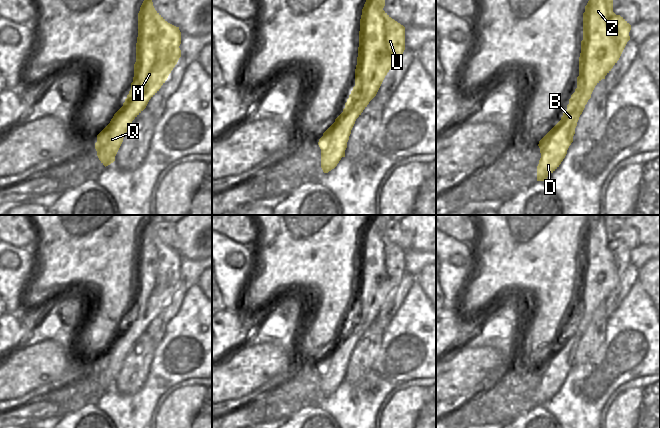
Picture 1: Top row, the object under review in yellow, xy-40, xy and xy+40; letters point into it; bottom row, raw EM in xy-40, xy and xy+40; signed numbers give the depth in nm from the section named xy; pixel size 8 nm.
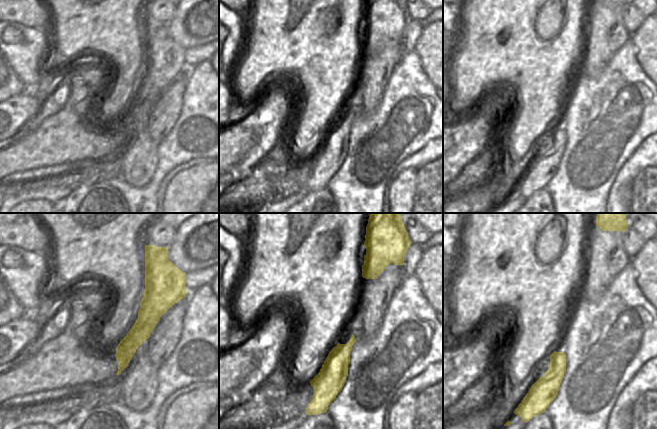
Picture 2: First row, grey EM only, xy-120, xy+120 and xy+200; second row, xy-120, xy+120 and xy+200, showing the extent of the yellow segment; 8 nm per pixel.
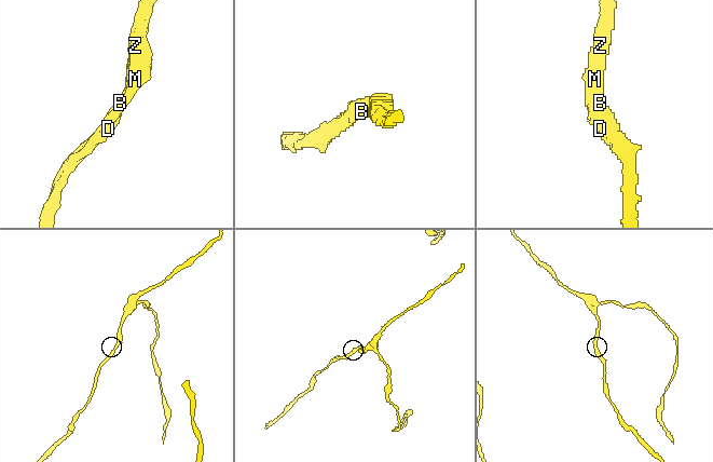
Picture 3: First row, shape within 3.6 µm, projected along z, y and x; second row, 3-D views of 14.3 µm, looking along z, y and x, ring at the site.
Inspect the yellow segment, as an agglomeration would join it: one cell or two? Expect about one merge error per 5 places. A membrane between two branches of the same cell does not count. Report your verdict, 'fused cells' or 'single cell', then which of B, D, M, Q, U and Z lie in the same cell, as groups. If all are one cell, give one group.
single cell | B D M Q U Z

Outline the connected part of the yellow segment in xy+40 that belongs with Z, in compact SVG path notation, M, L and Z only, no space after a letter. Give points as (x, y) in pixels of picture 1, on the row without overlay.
M593 215L583 237L583 264L579 281L577 312L569 323L561 344L539 365L541 382L537 390L537 405L547 403L561 388L573 366L575 352L595 310L611 295L630 264L631 249L613 236L613 220L617 215Z

